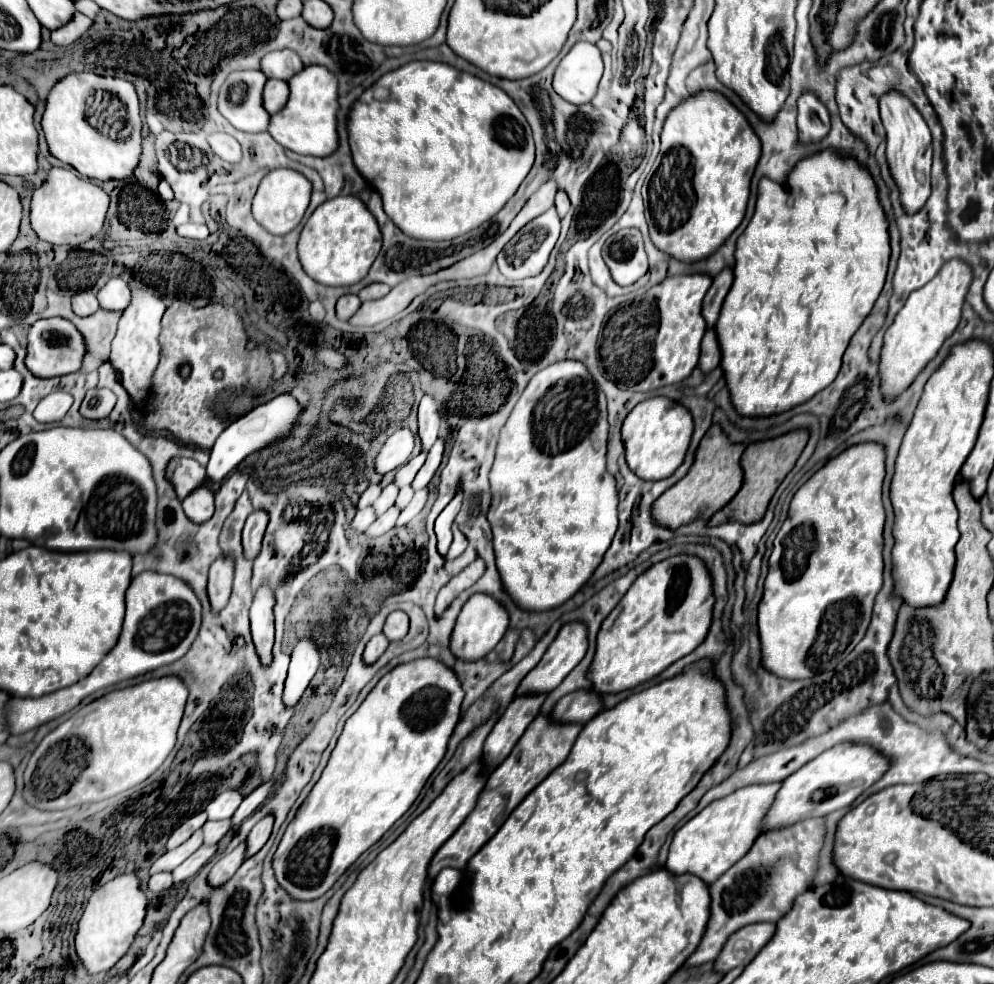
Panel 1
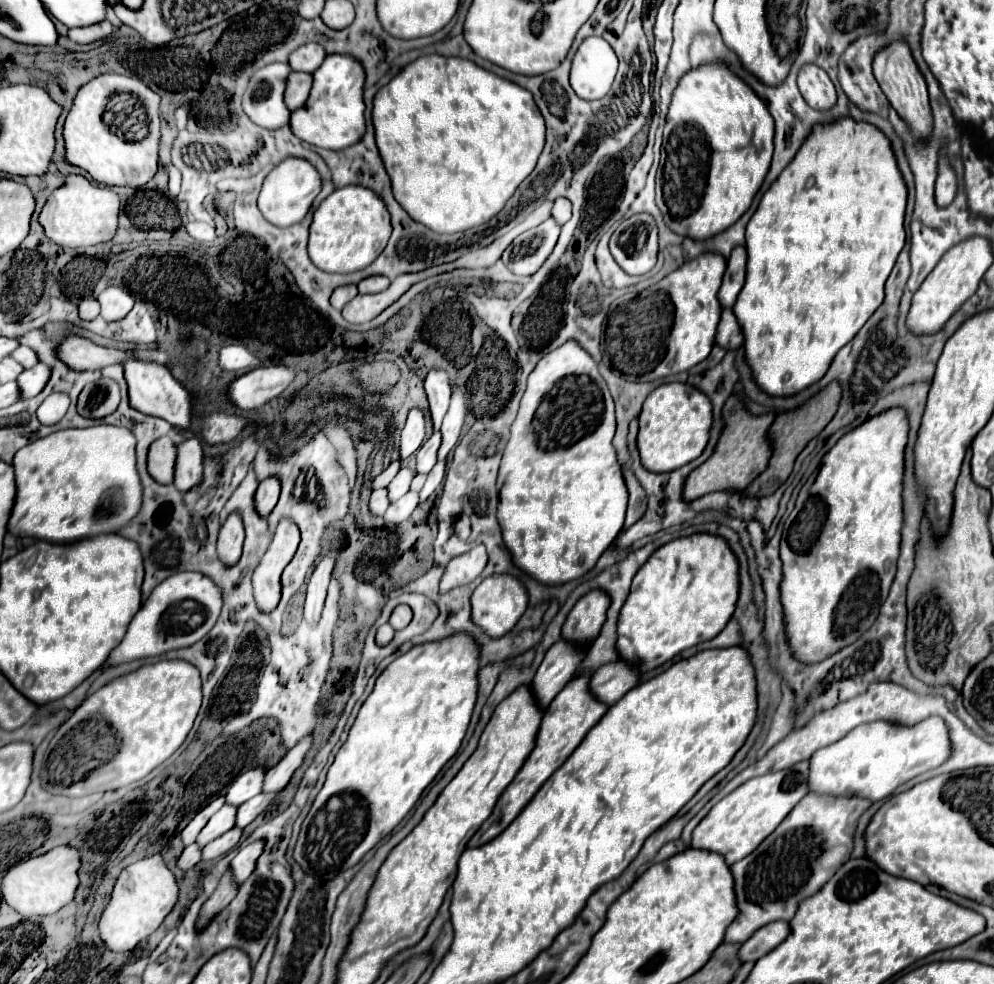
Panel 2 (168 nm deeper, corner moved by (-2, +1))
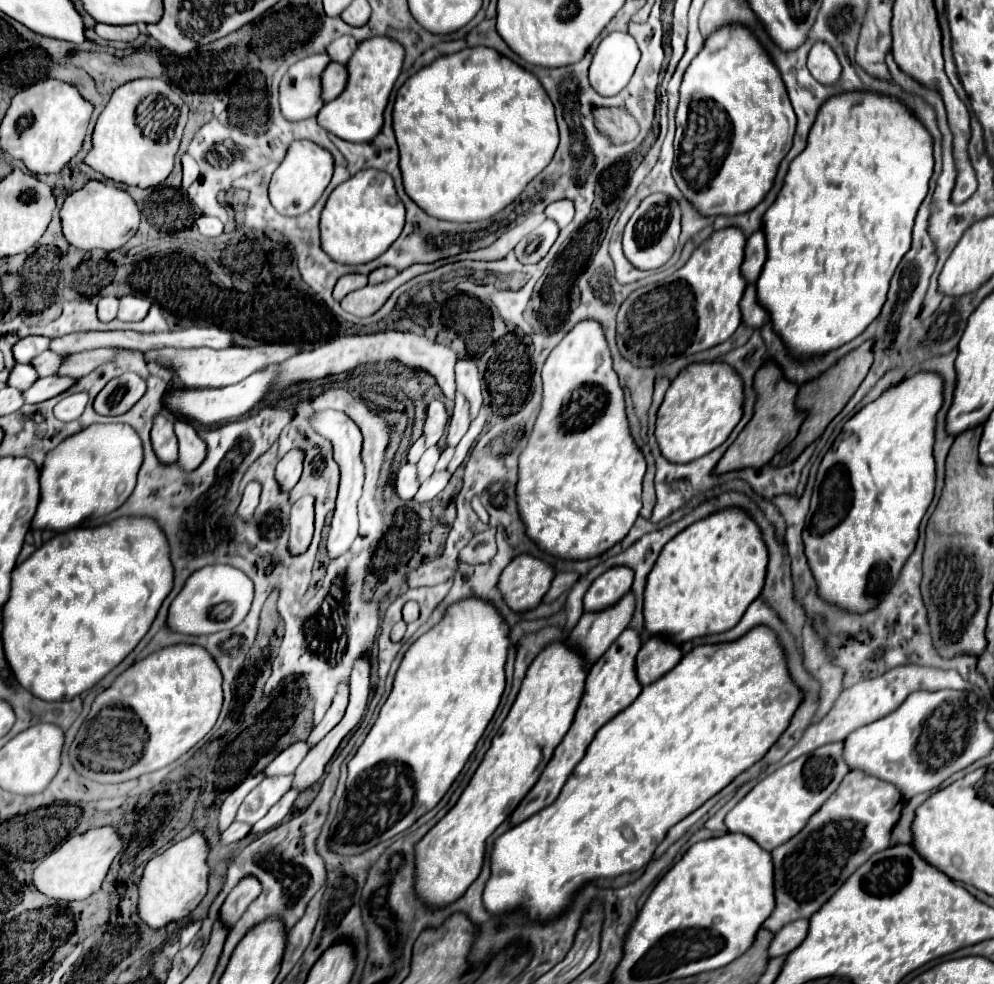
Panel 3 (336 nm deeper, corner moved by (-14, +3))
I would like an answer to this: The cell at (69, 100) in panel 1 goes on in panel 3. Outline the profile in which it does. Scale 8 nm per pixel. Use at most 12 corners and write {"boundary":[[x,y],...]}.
{"boundary":[[158,78],[118,86],[84,162],[150,188],[168,178],[182,134],[144,138],[134,110]]}

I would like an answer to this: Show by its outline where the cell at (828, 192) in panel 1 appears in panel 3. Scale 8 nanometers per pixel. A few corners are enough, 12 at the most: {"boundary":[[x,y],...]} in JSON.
{"boundary":[[830,98],[764,214],[788,356],[878,318],[928,194],[900,102]]}

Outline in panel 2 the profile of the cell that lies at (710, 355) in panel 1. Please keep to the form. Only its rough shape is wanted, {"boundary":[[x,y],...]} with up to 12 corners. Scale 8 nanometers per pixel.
{"boundary":[[732,308],[722,310],[716,342],[728,350],[744,342]]}

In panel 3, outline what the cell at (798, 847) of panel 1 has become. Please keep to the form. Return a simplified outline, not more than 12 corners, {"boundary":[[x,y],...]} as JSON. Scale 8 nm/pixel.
{"boundary":[[858,770],[772,850],[776,910],[810,918],[888,848],[896,786]]}

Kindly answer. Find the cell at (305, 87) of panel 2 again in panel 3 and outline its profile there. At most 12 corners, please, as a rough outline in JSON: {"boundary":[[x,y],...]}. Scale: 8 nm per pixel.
{"boundary":[[330,62],[322,74],[322,98],[344,90],[346,66]]}

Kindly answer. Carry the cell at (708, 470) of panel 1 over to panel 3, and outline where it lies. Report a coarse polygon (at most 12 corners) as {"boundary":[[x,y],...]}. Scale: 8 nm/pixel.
{"boundary":[[756,372],[754,416],[712,470],[758,470],[798,434],[798,388]]}

